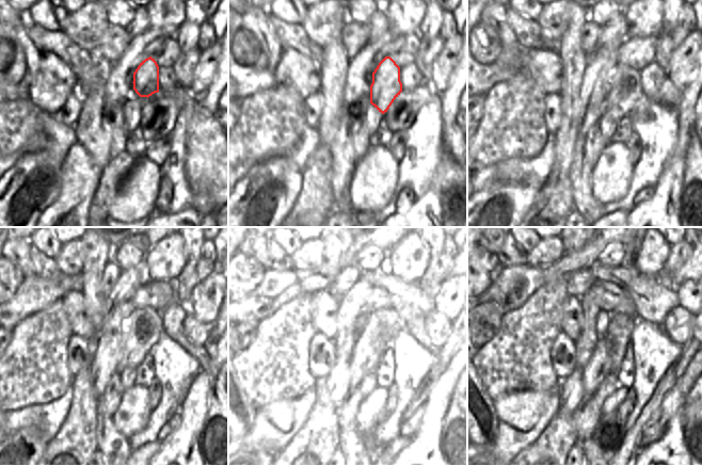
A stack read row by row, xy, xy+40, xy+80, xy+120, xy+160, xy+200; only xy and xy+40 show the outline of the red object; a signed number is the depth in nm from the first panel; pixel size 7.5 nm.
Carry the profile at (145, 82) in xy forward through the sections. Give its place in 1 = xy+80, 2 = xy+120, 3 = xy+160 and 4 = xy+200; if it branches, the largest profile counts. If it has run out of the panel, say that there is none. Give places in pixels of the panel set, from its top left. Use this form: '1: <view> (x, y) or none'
1: xy+80 (625, 92)
2: xy+120 (141, 339)
3: xy+160 (369, 351)
4: xy+200 (600, 365)

